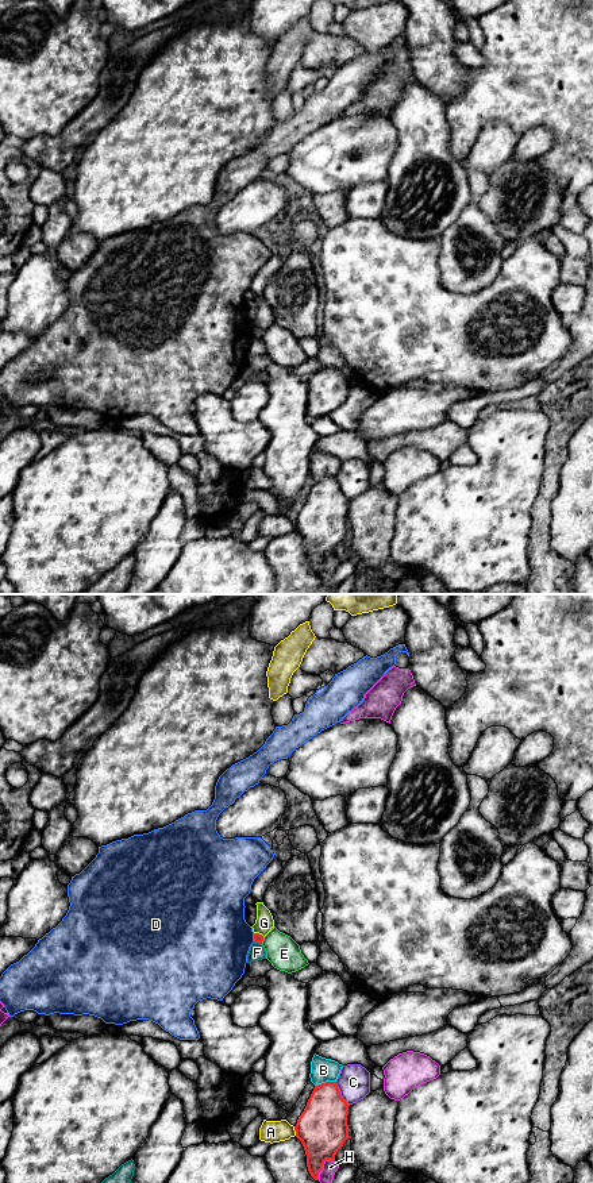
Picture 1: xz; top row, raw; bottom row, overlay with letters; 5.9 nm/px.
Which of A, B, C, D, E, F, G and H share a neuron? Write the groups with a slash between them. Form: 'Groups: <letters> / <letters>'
Groups: A / B / C / D / E / F / G / H

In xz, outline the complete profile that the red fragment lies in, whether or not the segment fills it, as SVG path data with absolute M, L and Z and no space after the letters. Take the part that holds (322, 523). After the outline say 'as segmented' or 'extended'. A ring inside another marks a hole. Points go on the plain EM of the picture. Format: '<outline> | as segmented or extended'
M335 477L315 481L307 501L294 521L301 536L311 571L319 575L326 555L335 556L336 547L349 531L349 498Z | as segmented

